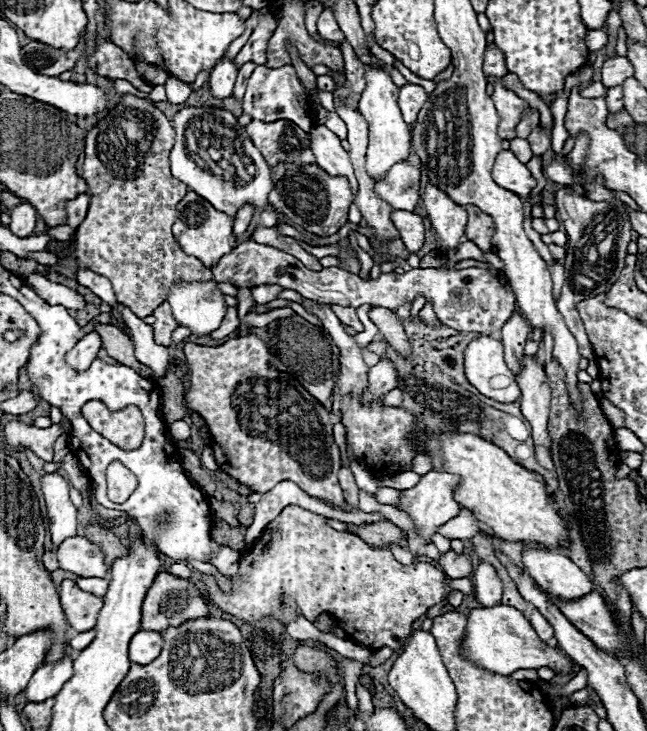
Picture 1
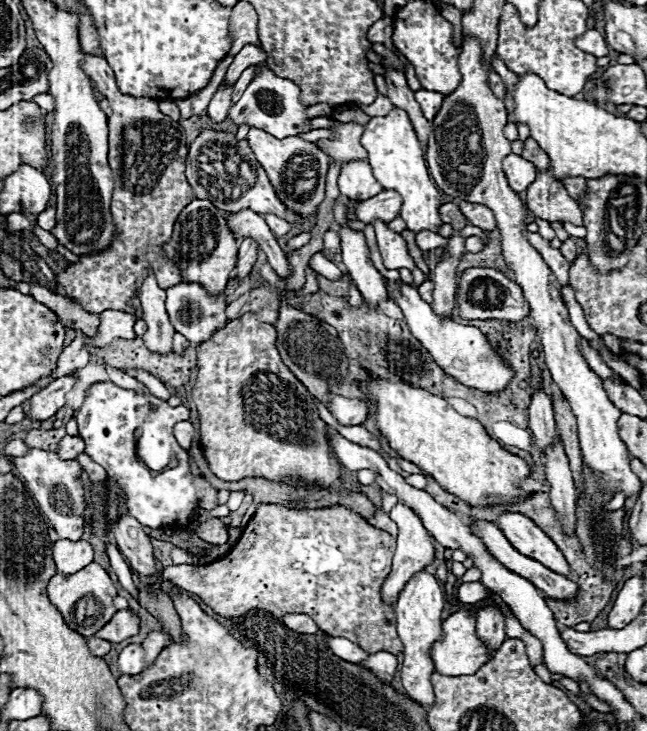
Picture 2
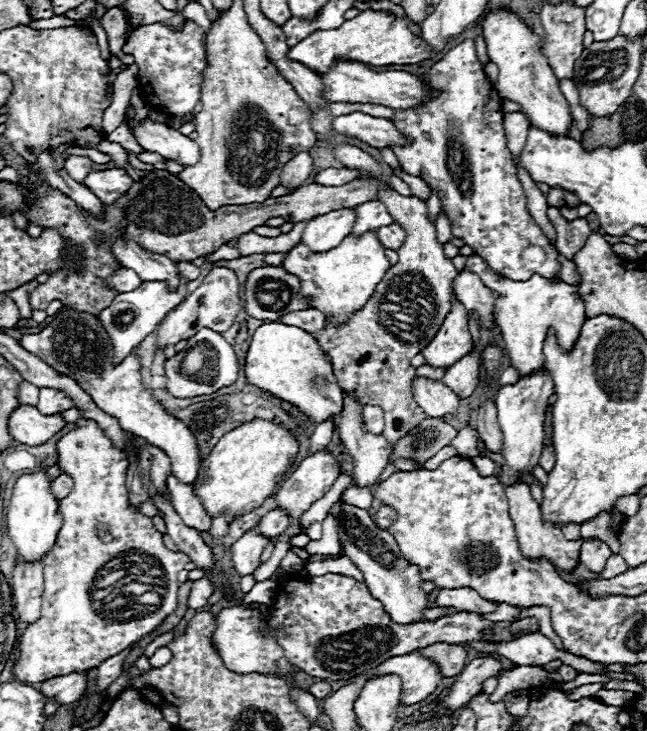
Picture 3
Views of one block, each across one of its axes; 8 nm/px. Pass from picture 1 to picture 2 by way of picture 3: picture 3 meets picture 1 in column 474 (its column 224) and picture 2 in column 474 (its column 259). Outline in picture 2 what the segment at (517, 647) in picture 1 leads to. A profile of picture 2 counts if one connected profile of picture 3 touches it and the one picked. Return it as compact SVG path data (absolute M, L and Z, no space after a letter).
M460 610L460 612L448 616L442 622L442 630L444 630L442 640L432 646L432 660L434 660L434 666L438 672L442 672L446 676L470 676L480 666L484 666L486 662L492 660L490 650L484 646L484 642L476 634L476 614L474 612Z

